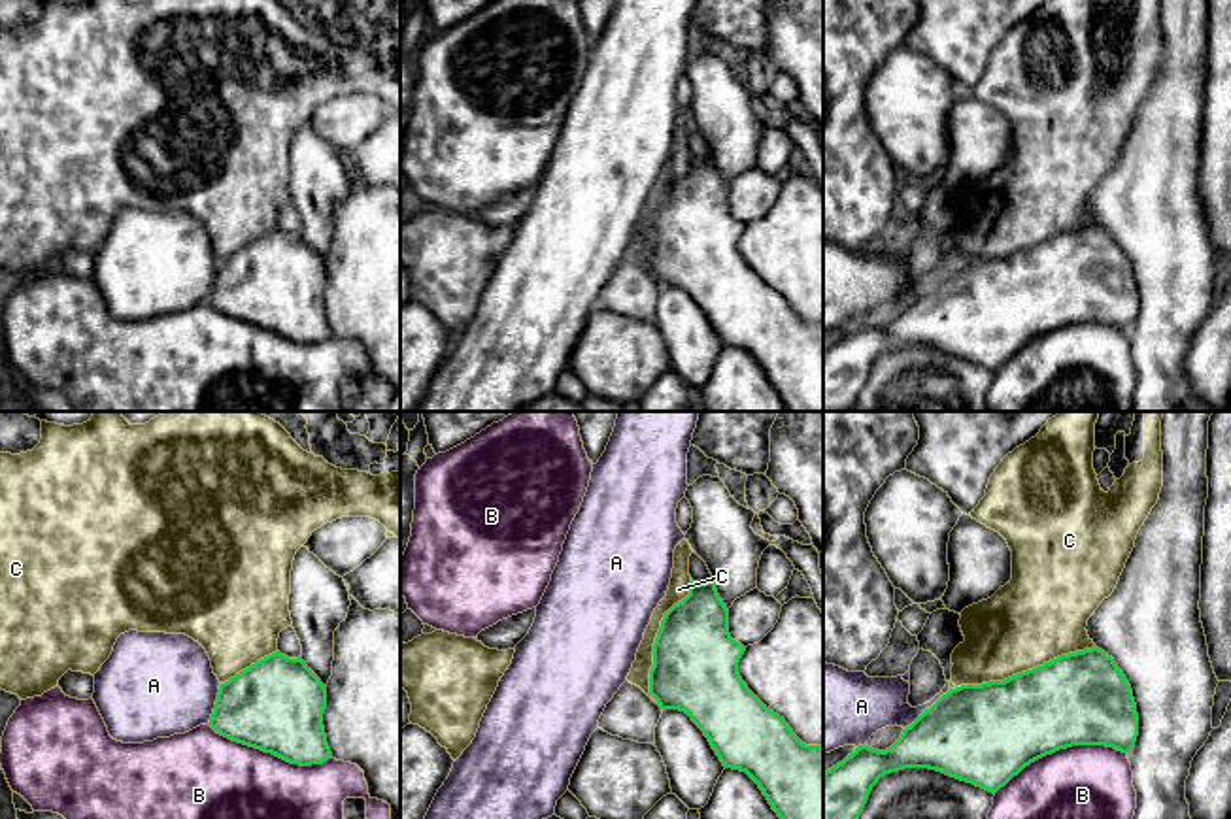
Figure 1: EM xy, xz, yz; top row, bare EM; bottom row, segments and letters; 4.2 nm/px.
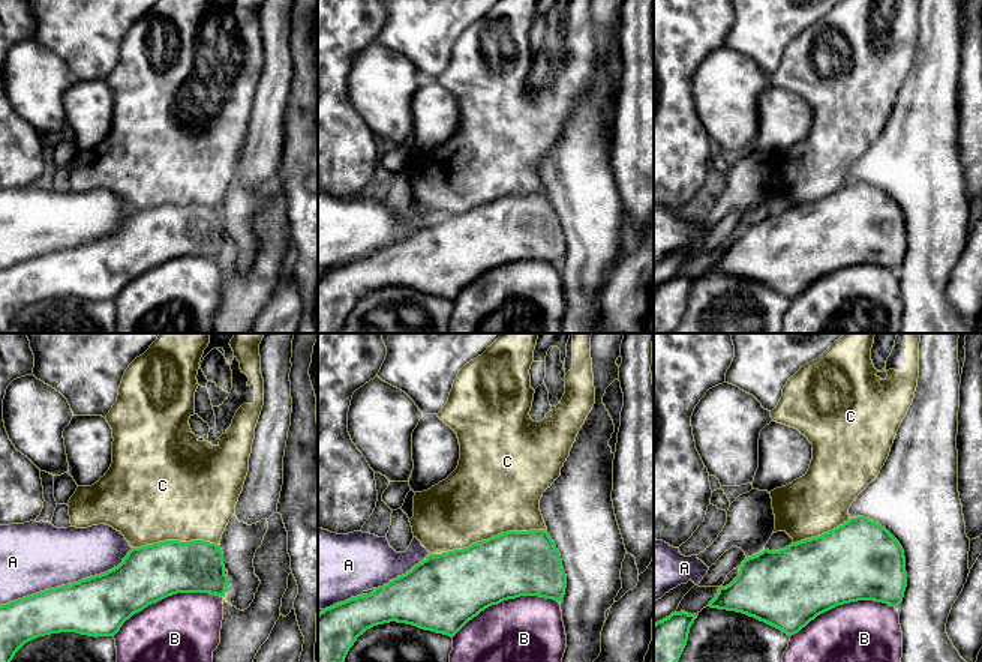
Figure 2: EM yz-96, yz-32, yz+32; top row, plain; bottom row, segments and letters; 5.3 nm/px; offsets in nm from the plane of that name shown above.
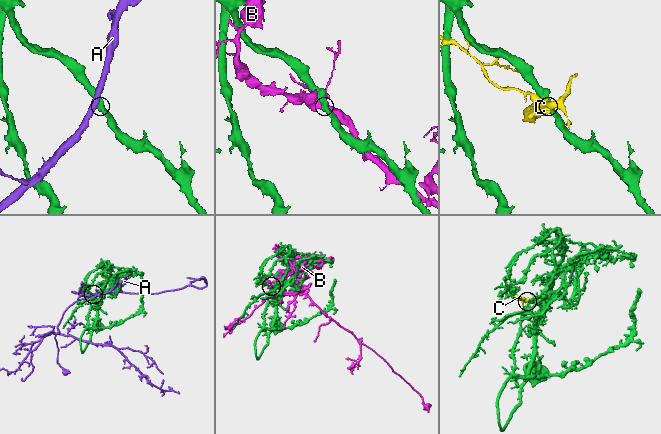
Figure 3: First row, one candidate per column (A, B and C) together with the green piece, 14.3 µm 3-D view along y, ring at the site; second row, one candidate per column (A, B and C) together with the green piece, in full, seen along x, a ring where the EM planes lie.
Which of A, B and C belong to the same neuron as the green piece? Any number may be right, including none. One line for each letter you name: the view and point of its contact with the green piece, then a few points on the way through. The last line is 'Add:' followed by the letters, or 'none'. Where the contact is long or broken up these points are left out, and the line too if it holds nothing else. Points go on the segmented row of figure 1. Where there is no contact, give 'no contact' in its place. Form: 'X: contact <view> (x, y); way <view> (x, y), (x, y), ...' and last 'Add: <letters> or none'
C: contact yz (1028, 670)
Add: C

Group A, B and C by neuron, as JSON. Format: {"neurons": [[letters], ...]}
{"neurons": [["A"], ["B"], ["C"]]}

